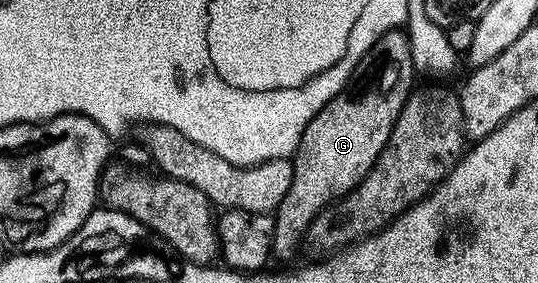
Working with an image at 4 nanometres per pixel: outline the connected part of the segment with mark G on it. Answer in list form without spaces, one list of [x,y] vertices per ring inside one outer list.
[[[395,29],[384,33],[368,49],[368,53],[358,63],[354,71],[354,78],[342,94],[337,95],[304,129],[302,140],[297,151],[292,156],[294,176],[288,193],[280,201],[277,210],[273,212],[276,233],[274,234],[274,255],[277,258],[290,259],[303,246],[305,233],[312,225],[312,221],[325,207],[338,202],[360,181],[364,181],[371,169],[376,165],[380,153],[388,145],[390,134],[394,132],[396,121],[402,112],[402,106],[415,90],[416,70],[413,65],[412,53],[409,47],[409,37],[402,29]]]

